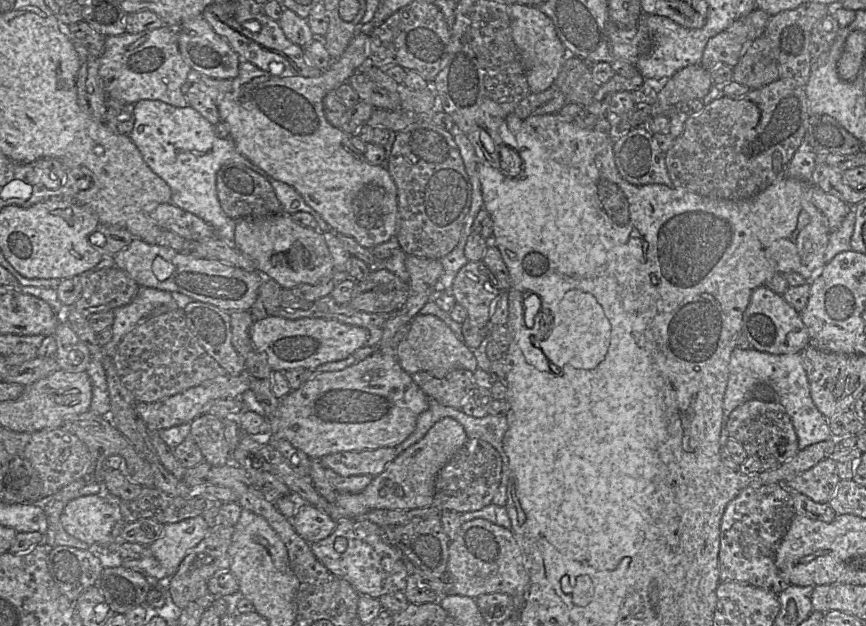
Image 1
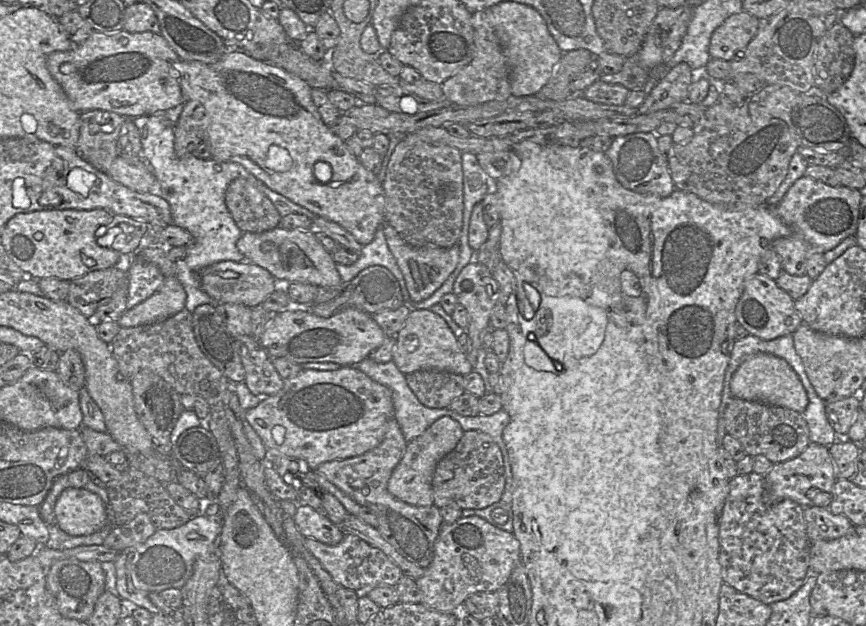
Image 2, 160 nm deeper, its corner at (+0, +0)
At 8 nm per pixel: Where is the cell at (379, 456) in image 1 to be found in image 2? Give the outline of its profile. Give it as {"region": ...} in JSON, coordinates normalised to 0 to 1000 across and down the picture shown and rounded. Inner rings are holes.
{"region":[[[456,668],[447,682],[443,701],[432,717],[423,724],[374,738],[364,751],[389,780],[419,810],[425,810],[435,826],[435,847],[441,858],[469,895],[492,909],[501,891],[501,871],[507,855],[512,827],[501,805],[498,808],[477,808],[455,796],[447,783],[449,764],[463,735],[470,704]]]}

